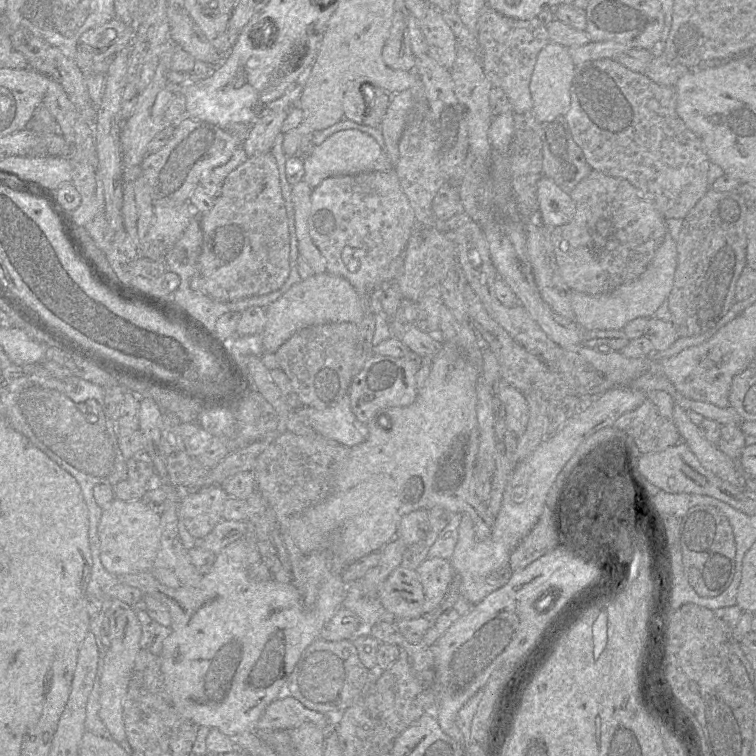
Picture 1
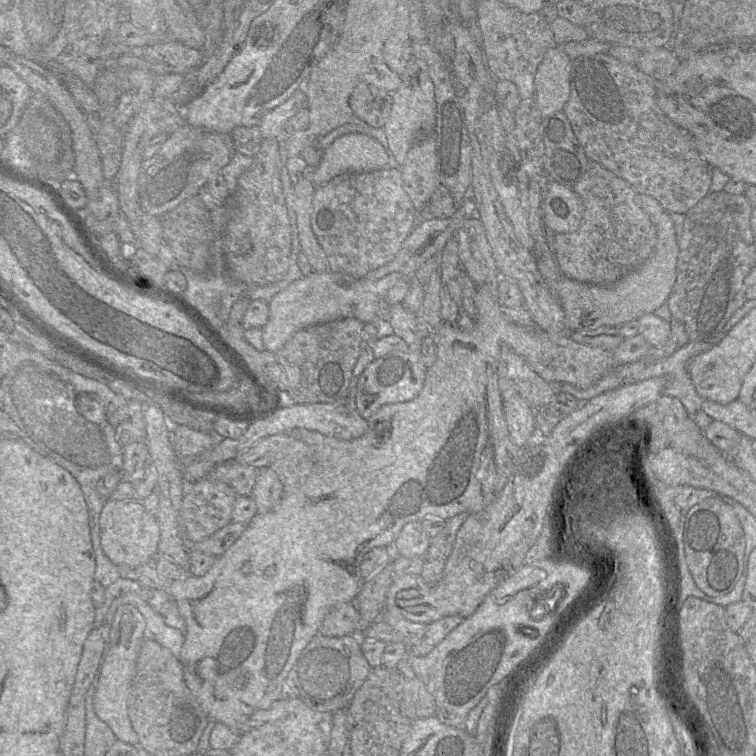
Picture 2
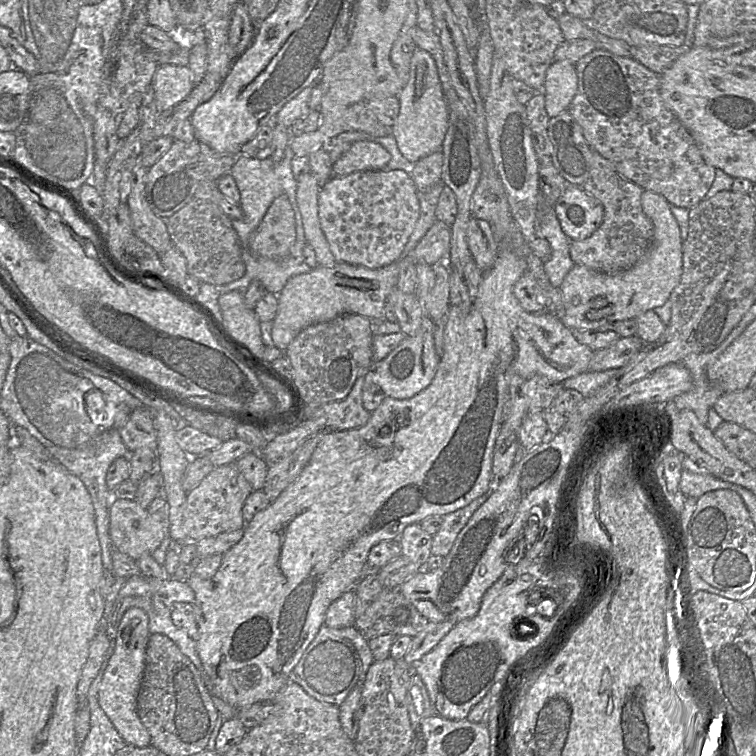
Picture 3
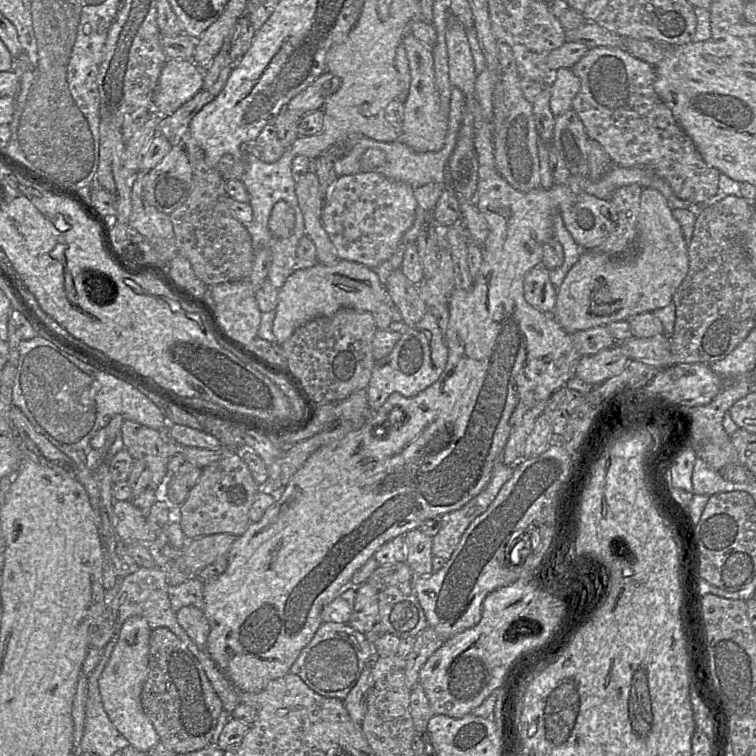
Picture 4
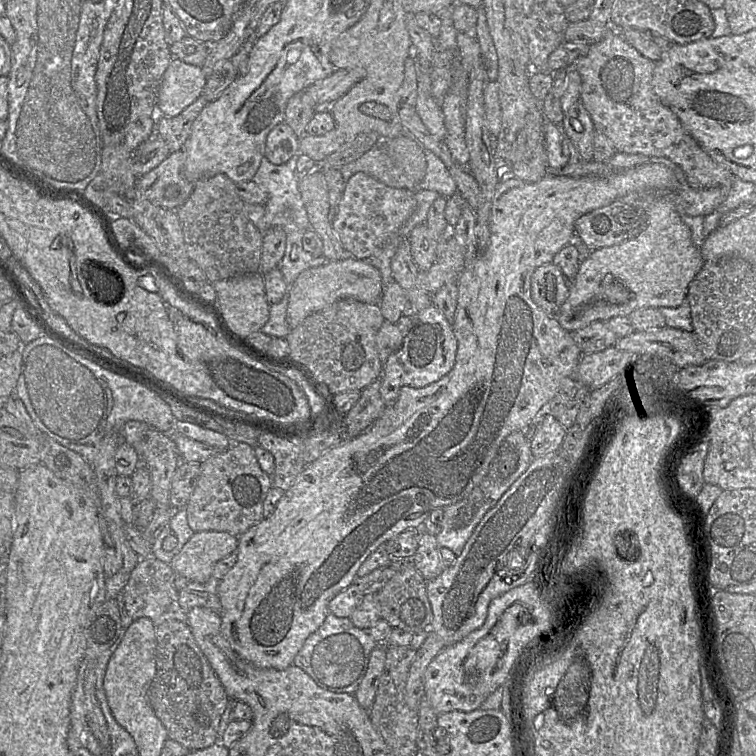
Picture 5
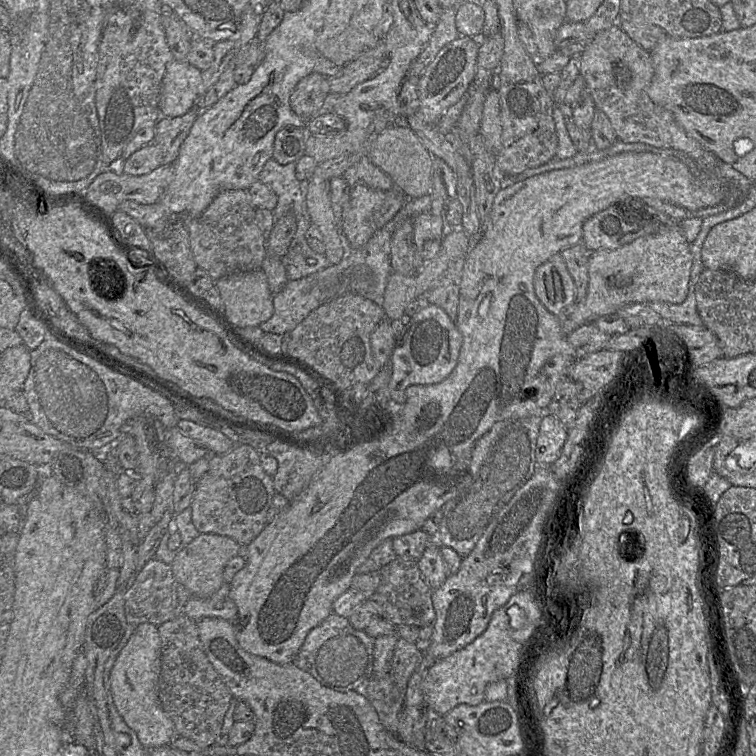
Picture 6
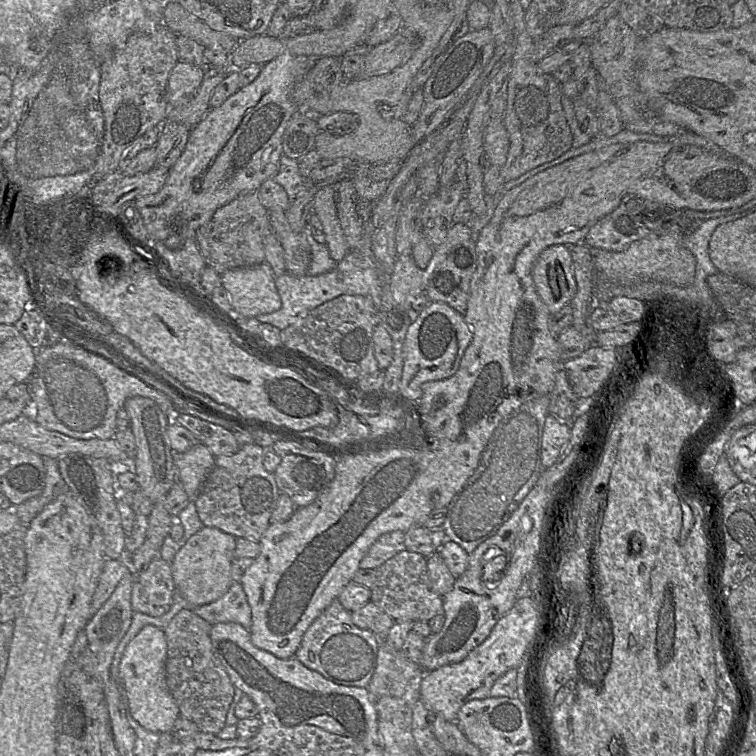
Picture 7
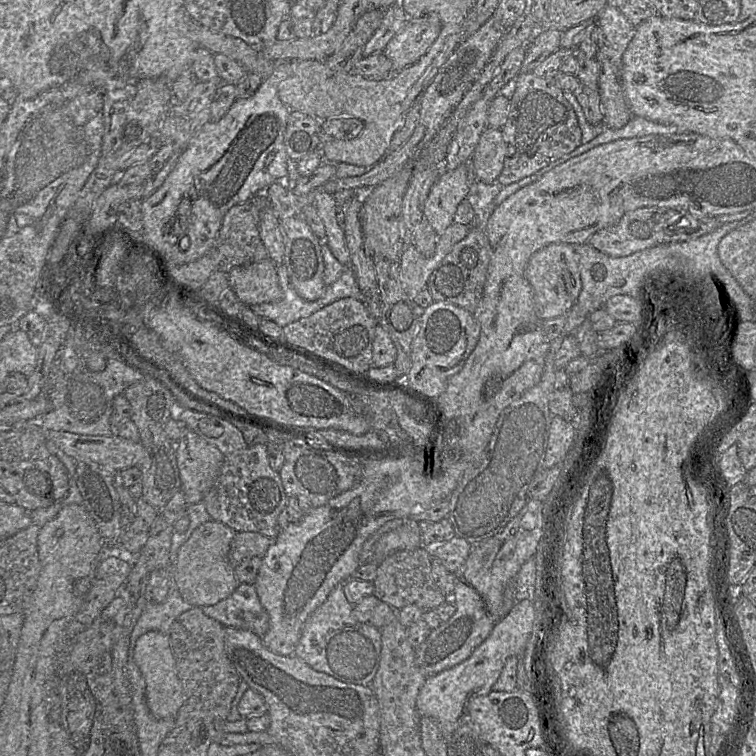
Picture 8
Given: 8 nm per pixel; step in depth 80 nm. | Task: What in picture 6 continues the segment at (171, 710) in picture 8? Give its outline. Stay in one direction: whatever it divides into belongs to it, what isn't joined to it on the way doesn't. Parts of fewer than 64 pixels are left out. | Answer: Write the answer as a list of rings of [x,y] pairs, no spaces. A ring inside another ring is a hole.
[[[144,622],[136,626],[125,647],[119,653],[110,674],[113,700],[120,716],[147,748],[169,745],[175,738],[174,725],[159,701],[161,671],[161,641],[158,626]]]

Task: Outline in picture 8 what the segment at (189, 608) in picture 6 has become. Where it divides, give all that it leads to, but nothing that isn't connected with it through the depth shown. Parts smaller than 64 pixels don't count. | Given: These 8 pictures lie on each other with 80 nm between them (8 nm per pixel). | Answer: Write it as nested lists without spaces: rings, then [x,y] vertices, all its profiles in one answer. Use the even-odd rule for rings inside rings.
[[[239,583],[230,596],[201,609],[225,627],[249,630],[260,637],[269,628],[269,615],[259,600],[254,584]]]

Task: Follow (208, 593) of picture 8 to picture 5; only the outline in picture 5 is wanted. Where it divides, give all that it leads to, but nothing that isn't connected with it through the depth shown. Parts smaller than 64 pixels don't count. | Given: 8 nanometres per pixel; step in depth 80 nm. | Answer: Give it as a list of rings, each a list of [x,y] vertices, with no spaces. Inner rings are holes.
[[[196,532],[173,557],[173,571],[190,582],[205,583],[212,577],[218,561],[235,553],[238,537],[227,532]]]

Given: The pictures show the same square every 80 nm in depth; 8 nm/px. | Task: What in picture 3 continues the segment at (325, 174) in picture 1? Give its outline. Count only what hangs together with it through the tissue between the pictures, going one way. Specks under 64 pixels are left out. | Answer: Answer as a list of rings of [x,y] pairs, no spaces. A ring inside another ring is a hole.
[[[356,141],[332,166],[333,176],[344,176],[353,172],[381,170],[390,160],[390,154],[379,143]]]

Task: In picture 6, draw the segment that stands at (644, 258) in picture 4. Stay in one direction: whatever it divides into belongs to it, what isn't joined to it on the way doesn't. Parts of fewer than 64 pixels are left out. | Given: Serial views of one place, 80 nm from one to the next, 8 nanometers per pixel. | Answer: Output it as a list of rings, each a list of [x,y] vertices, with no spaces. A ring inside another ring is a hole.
[[[678,222],[664,223],[656,233],[639,237],[618,249],[591,252],[586,296],[558,314],[560,327],[568,335],[580,326],[616,313],[630,303],[661,301],[680,304],[688,295],[692,266],[690,244]]]

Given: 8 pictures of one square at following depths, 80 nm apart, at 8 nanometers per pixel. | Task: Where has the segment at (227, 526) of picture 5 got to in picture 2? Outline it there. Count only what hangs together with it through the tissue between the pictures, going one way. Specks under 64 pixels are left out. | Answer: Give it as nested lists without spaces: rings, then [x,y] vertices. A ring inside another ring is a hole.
[[[205,477],[196,482],[186,482],[180,510],[180,526],[193,542],[200,542],[232,522],[231,515],[238,495],[226,483]]]

